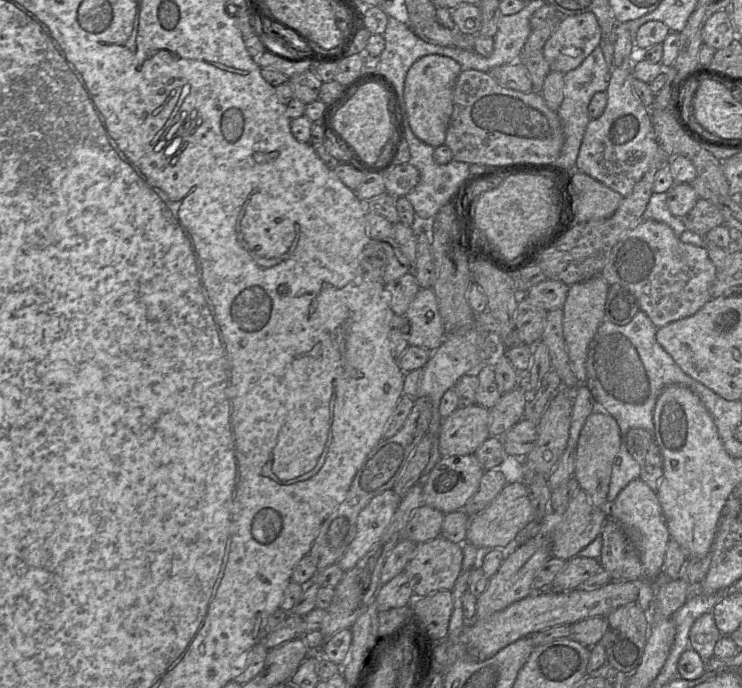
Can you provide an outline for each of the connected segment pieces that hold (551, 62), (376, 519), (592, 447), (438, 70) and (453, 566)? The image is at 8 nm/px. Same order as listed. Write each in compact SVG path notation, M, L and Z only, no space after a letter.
M592 12L562 17L554 32L546 41L542 52L551 71L567 73L577 68L590 53L600 45L602 31Z
M389 489L372 498L359 513L356 537L336 563L344 572L354 568L379 541L401 501L402 498Z
M592 412L583 425L575 458L574 477L584 490L589 501L596 507L607 509L607 495L614 459L621 444L620 428L608 412Z
M431 54L415 61L406 75L404 102L410 128L417 138L434 148L445 145L446 133L453 113L453 89L462 70L461 65L454 59Z
M442 536L418 543L414 557L404 569L412 580L414 597L425 597L439 590L452 591L462 562L462 544Z

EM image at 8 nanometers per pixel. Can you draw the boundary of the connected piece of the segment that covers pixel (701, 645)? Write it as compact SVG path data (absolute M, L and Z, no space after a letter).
M707 612L696 619L689 631L690 649L694 650L707 665L721 636L712 613Z

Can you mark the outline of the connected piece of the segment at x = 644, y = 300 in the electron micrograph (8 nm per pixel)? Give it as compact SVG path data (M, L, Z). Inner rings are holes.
M641 220L614 245L600 275L609 285L619 284L630 291L637 298L639 309L660 328L695 314L711 300L709 287L716 278L717 269L705 247L682 242L672 228L663 222Z

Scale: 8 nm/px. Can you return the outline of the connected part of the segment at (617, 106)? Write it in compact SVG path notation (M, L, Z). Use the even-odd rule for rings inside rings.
M629 57L620 67L611 68L606 89L607 104L598 118L586 126L576 169L618 192L622 197L633 190L653 159L659 144L651 122L650 110L636 97L632 88L633 61Z

